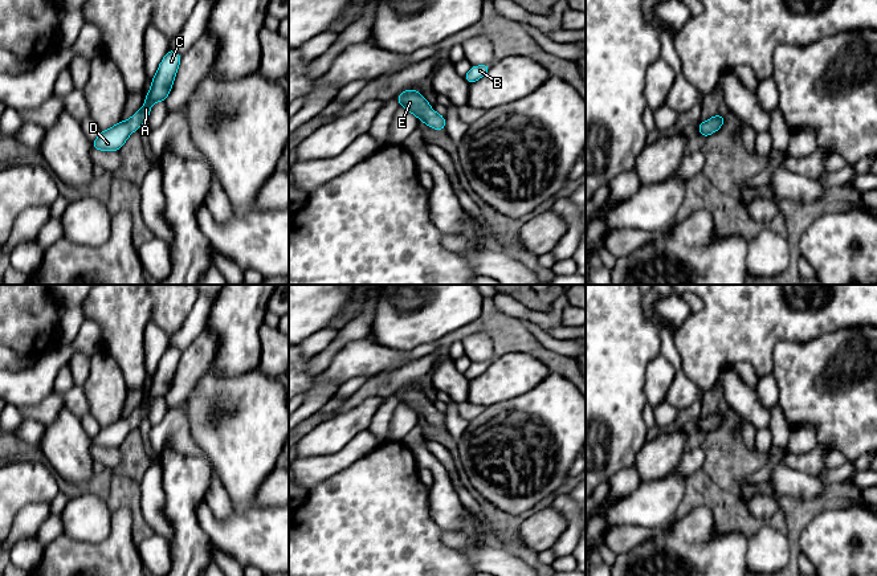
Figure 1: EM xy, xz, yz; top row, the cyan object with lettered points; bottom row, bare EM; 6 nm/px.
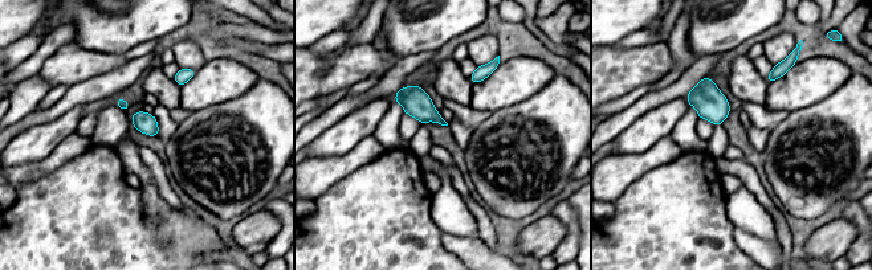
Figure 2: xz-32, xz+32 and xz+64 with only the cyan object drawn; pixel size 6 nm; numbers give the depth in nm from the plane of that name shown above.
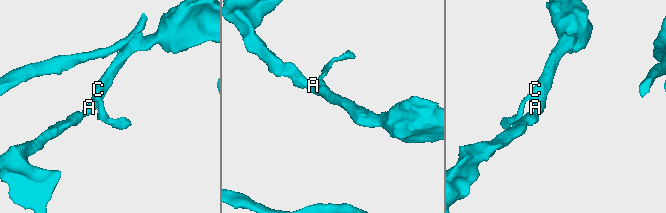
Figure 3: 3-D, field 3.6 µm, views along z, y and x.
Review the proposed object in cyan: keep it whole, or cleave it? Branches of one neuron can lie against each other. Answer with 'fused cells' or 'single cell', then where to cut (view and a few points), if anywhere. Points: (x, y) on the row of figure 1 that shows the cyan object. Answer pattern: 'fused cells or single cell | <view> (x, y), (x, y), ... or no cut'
single cell | no cut

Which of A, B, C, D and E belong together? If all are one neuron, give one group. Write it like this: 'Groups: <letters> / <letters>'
Groups: A B C D E

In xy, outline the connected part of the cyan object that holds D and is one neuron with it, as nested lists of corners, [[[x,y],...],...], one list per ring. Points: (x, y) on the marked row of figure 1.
[[[168,49],[152,78],[151,89],[146,95],[143,107],[129,120],[121,120],[111,128],[101,131],[98,138],[91,143],[91,147],[101,151],[118,151],[131,132],[138,131],[140,124],[148,119],[151,105],[164,102],[168,97],[180,60],[181,56],[179,53]]]

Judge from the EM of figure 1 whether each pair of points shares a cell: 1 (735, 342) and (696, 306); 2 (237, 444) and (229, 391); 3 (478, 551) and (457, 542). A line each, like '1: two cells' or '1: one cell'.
1: two cells
2: one cell
3: one cell

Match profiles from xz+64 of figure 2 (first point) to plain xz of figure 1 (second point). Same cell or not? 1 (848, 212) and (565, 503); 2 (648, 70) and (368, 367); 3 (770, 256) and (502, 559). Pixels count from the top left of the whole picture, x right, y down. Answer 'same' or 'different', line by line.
1: same
2: same
3: same

